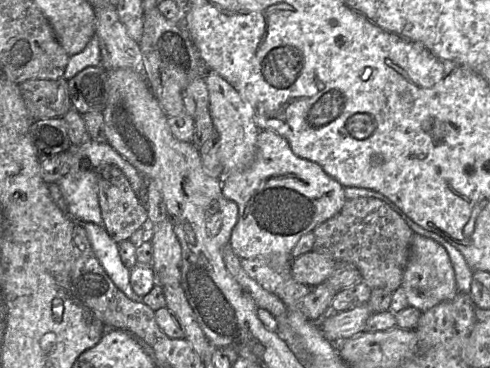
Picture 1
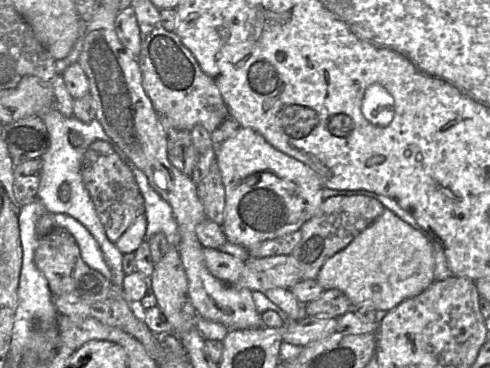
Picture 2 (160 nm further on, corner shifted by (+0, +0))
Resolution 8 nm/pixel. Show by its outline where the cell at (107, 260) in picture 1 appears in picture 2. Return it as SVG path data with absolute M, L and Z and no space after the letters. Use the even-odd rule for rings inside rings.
M65 213L54 214L55 226L67 230L76 240L83 261L100 272L108 280L112 273L107 266L102 251L89 230L78 220Z

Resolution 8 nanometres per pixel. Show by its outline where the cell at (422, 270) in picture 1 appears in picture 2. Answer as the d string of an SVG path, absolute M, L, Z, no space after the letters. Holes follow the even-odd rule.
M386 209L381 216L363 230L346 248L328 259L316 280L325 289L342 291L355 307L372 306L377 311L390 311L406 299L426 290L434 280L435 258L432 241Z

